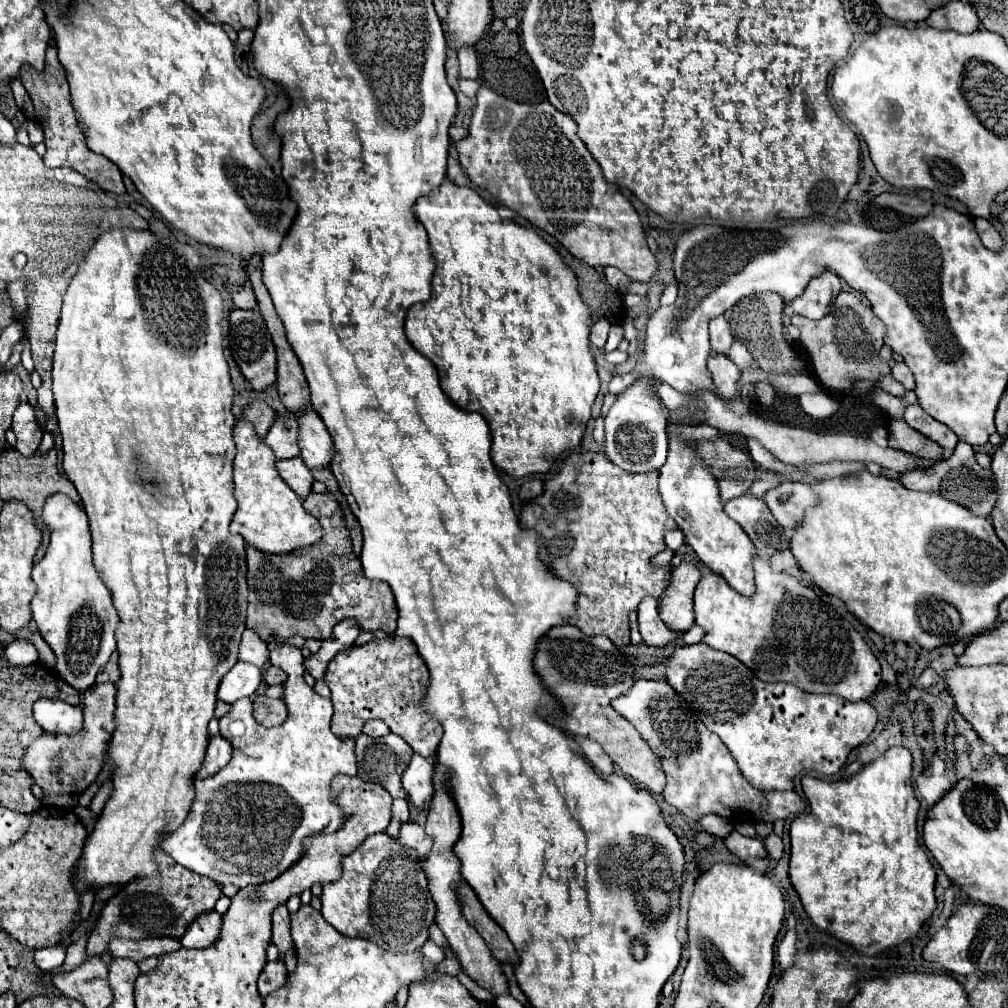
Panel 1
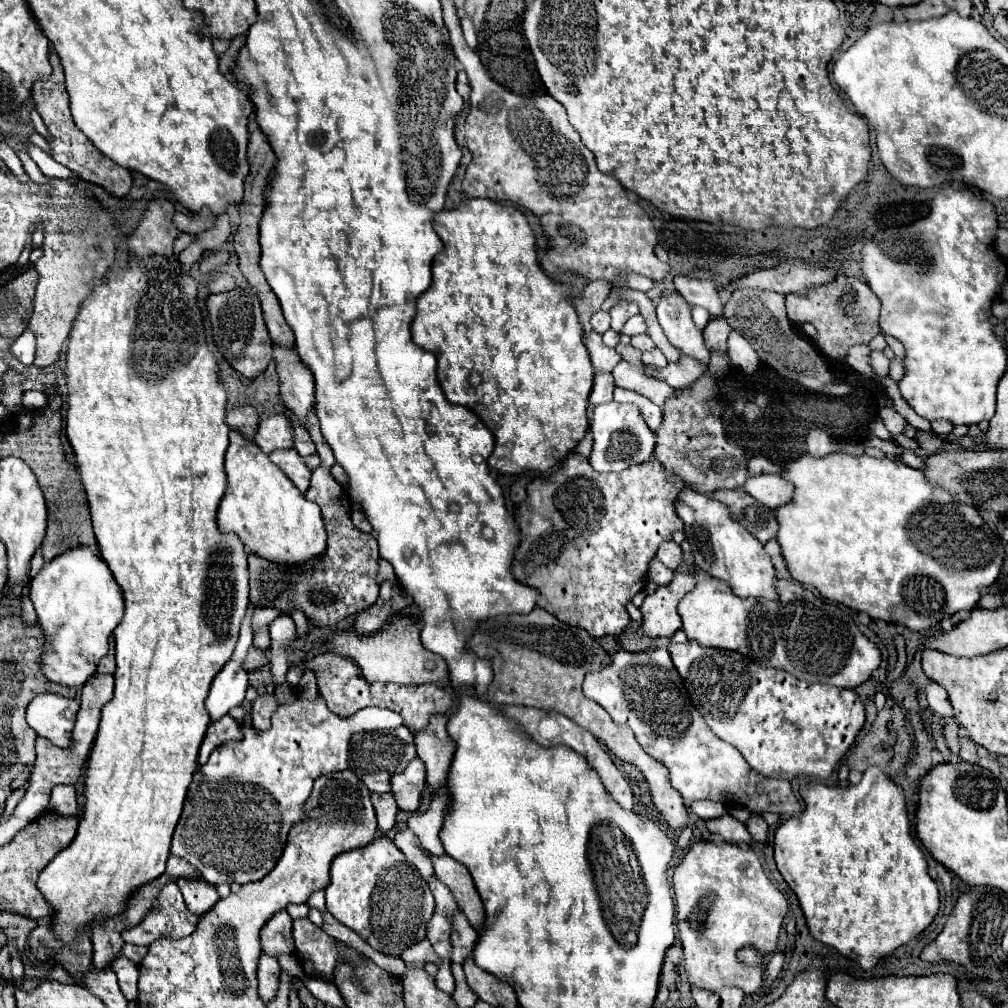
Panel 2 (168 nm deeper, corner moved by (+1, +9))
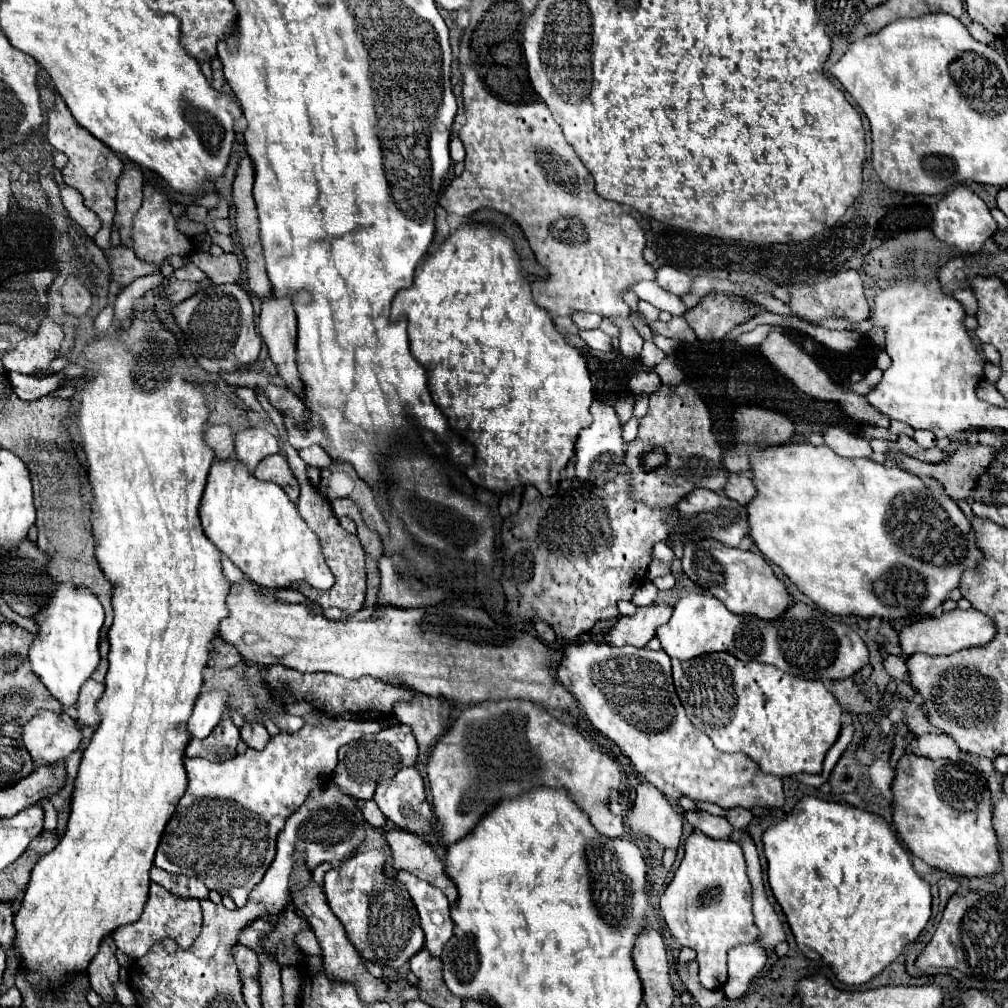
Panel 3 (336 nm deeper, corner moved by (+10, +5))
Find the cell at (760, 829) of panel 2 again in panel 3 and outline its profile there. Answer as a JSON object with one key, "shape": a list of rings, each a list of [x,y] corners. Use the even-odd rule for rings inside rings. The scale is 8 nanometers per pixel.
{"shape":[[[732,808],[732,810],[728,810],[726,818],[734,830],[746,830],[748,824],[752,822],[752,812],[744,810],[744,808]]]}

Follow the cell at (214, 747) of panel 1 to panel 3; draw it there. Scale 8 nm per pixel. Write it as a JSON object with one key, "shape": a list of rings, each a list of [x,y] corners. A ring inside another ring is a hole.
{"shape":[[[224,718],[210,736],[204,740],[190,740],[186,746],[186,756],[188,758],[206,758],[206,760],[226,760],[228,756],[236,754],[236,744],[240,740],[238,728],[230,718]]]}

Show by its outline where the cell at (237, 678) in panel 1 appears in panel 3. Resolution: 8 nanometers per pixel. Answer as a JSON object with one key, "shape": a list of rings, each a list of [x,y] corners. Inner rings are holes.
{"shape":[[[214,688],[206,690],[198,696],[194,704],[194,712],[188,720],[188,732],[192,738],[206,738],[214,726],[222,720],[222,712],[226,710],[226,704],[230,700],[228,690]]]}

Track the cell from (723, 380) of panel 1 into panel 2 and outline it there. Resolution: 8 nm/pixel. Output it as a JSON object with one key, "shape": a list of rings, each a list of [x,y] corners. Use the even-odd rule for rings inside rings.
{"shape":[[[717,316],[715,320],[709,320],[705,330],[703,330],[703,336],[705,336],[705,344],[707,348],[713,352],[727,352],[727,338],[729,334],[733,332],[733,328],[727,324],[727,320],[723,316]]]}

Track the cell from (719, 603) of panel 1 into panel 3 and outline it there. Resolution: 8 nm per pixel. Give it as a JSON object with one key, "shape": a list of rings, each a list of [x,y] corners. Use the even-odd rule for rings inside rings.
{"shape":[[[688,592],[684,598],[680,598],[674,606],[672,618],[668,624],[660,626],[656,632],[656,638],[662,642],[662,650],[670,656],[670,658],[680,658],[680,660],[688,660],[700,654],[710,654],[710,652],[728,652],[732,656],[736,656],[742,662],[764,662],[764,664],[772,664],[780,670],[784,670],[790,676],[796,678],[806,678],[806,680],[844,680],[854,676],[856,672],[860,672],[866,664],[868,664],[868,648],[862,642],[862,638],[848,628],[842,622],[832,620],[828,614],[820,612],[814,606],[802,604],[802,602],[794,602],[790,608],[786,608],[786,612],[782,616],[778,616],[776,620],[762,620],[758,616],[742,616],[742,614],[734,614],[730,612],[716,596],[712,596],[710,592]],[[812,626],[822,626],[824,634],[820,638],[820,632],[808,630]]]}

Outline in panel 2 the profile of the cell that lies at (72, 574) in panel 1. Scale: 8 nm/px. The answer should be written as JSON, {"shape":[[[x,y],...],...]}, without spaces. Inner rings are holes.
{"shape":[[[79,546],[47,562],[31,580],[31,600],[45,644],[39,656],[43,676],[55,684],[81,688],[107,654],[107,640],[123,618],[123,596],[107,564],[91,548]]]}

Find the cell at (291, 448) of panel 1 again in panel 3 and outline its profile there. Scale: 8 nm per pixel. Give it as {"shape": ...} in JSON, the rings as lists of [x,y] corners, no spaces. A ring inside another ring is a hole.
{"shape":[[[262,428],[242,430],[236,434],[234,440],[236,440],[236,458],[242,460],[250,470],[254,470],[260,460],[280,450],[276,436],[272,436]]]}

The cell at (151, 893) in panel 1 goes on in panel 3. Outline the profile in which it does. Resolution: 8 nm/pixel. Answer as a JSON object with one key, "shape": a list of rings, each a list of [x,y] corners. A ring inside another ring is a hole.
{"shape":[[[106,936],[100,944],[98,954],[92,958],[92,962],[88,966],[90,988],[96,990],[104,1002],[116,1002],[112,986],[114,986],[114,980],[118,980],[120,964],[118,964],[114,952],[116,952],[116,946],[112,942],[112,936]]]}

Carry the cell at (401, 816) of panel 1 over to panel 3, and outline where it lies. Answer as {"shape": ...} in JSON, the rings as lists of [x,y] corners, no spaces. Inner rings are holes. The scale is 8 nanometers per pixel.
{"shape":[[[360,800],[358,808],[362,810],[366,822],[372,824],[374,828],[382,828],[386,824],[386,816],[382,814],[382,810],[378,808],[378,804],[374,800]]]}

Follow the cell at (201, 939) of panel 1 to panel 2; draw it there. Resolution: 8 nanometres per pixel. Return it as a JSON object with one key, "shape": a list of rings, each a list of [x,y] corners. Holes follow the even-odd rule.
{"shape":[[[179,878],[177,886],[185,898],[185,904],[191,912],[195,914],[205,914],[209,912],[215,902],[219,900],[219,894],[215,890],[215,886],[207,884],[205,880],[187,880],[187,878]]]}

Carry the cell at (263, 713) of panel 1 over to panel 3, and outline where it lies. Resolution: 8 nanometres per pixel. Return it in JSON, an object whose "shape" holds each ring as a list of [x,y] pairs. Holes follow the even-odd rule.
{"shape":[[[246,722],[242,728],[240,728],[240,738],[250,746],[250,748],[256,748],[256,750],[262,750],[268,740],[270,740],[270,734],[268,730],[264,728],[264,724],[260,722]]]}

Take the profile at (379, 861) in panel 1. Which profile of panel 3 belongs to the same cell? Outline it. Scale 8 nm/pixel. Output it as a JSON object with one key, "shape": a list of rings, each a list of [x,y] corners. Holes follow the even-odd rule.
{"shape":[[[380,848],[358,852],[326,872],[324,894],[362,958],[382,968],[400,968],[424,946],[424,932],[408,890],[396,878],[386,876],[384,864],[386,852]]]}

